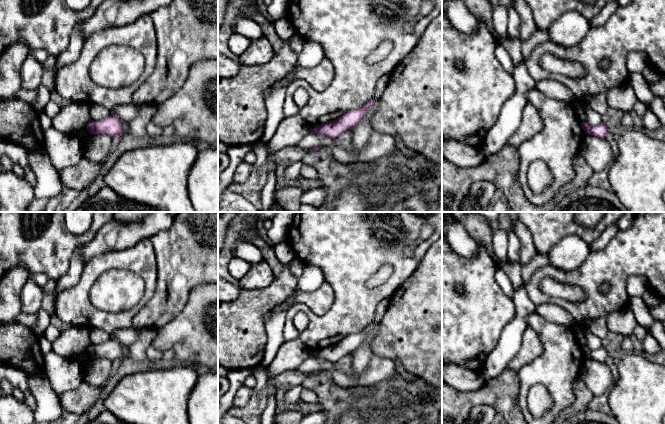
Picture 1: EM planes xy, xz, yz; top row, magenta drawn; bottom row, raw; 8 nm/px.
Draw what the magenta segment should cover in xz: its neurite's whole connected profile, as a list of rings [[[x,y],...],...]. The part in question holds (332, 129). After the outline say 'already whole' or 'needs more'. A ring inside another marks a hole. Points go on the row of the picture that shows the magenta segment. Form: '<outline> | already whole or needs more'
[[[374,99],[368,100],[363,106],[344,113],[341,117],[315,125],[312,133],[317,135],[324,135],[334,140],[344,132],[352,130],[358,122],[364,117],[368,109],[373,105]]] | already whole

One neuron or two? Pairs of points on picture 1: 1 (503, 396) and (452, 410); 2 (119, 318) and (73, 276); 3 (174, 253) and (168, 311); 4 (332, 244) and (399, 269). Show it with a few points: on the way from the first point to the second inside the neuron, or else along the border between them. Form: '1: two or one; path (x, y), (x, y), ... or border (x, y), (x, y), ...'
1: one; path (490, 396), (465, 398)
2: two; border (85, 262), (80, 279), (58, 294)
3: one; path (174, 267), (174, 284), (170, 297)
4: one; path (349, 244), (370, 244), (376, 250), (385, 252)

